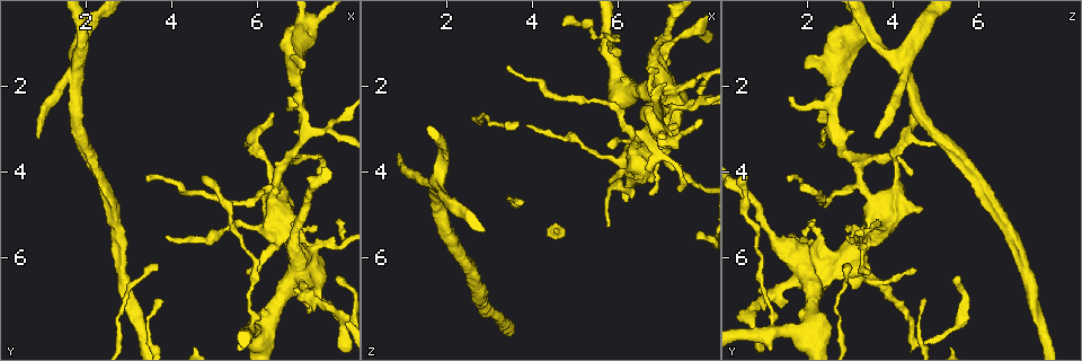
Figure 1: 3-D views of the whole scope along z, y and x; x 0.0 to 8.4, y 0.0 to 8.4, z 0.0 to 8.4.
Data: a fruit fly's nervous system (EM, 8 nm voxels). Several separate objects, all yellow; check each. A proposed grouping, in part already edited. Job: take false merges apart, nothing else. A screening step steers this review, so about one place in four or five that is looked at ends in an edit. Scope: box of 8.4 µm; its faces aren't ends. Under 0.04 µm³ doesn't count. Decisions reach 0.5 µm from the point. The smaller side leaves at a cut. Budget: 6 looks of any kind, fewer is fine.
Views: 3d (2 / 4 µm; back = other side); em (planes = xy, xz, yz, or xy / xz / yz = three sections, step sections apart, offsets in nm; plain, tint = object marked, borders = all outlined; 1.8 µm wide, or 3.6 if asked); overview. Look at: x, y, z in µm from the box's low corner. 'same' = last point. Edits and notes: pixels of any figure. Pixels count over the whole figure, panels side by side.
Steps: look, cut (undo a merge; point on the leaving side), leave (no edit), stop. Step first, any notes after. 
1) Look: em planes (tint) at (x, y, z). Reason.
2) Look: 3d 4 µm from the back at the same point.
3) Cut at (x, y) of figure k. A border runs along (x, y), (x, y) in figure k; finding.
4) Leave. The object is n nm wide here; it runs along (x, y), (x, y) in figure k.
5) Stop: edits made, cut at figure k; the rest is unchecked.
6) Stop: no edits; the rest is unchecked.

Look: em planes (tint) at (6.45, 4.20, 3.20). Thin arm on a thick one.

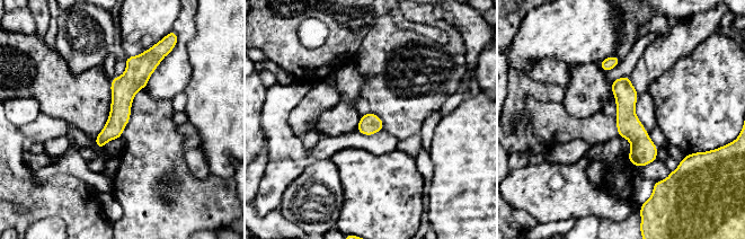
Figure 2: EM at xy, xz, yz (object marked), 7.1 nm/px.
Leave. Continuous, no second neuron.

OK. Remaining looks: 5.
Look: 3d 4 µm at (7.45, 5.70, 2.05). Abrupt turn.

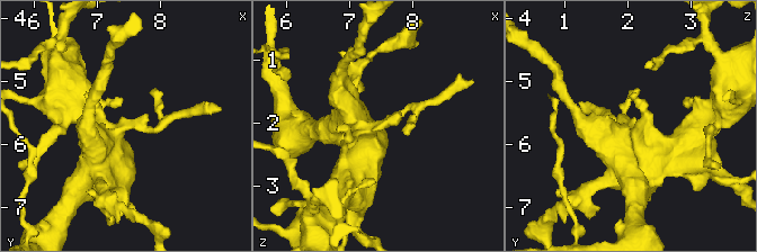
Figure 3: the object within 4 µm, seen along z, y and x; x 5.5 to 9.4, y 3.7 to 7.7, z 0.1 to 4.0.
Look: em 3.6 µm yz step 8 (tint) at (7.45, 5.70, 2.10).

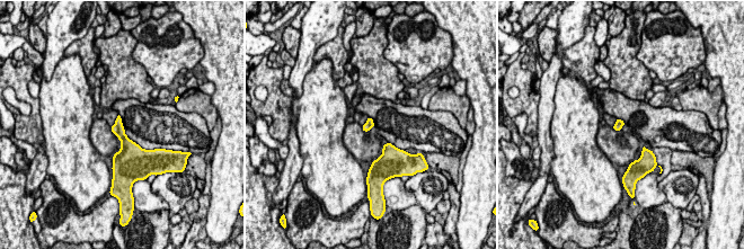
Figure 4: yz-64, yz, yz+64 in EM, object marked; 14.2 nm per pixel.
Look: em 3.6 µm planes (tint) at the same point.

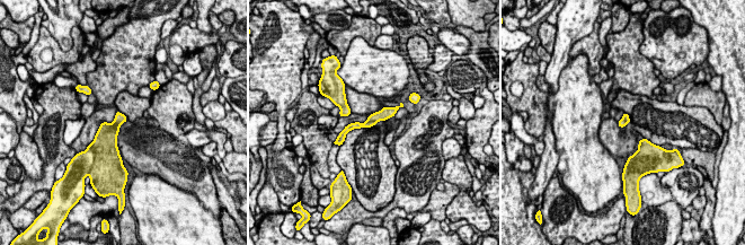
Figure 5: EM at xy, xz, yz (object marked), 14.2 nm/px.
Cut at (386, 113) of figure 5. The object is 140 nm wide here; a border runs along (377, 121), (366, 122) in figure 5; a second neuron is stuck on.

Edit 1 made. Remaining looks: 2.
Stop: edits made, cut at figure 5; the rest is unchecked.

